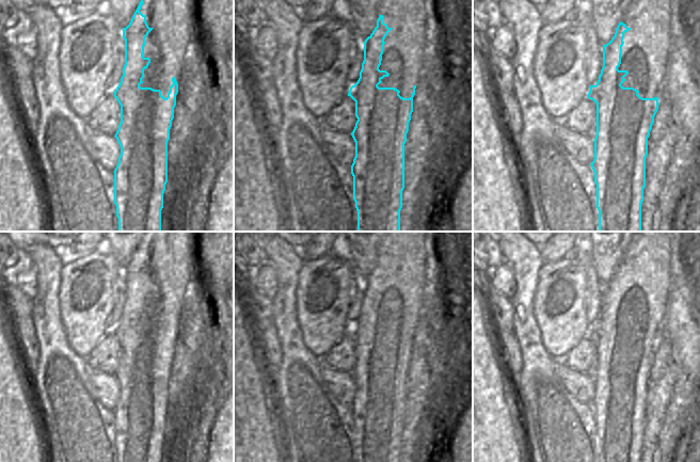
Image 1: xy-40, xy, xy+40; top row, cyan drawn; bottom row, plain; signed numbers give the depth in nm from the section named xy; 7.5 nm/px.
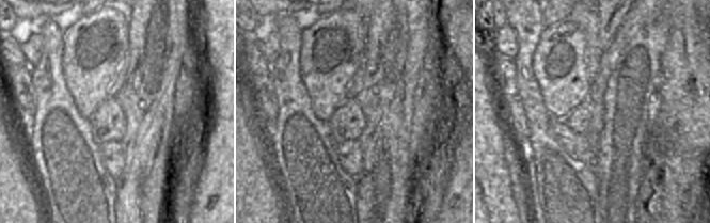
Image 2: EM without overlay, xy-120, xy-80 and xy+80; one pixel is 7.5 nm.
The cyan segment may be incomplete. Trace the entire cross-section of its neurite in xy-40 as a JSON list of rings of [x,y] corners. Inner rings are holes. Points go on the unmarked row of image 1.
[[[141,239],[129,264],[123,267],[125,304],[121,321],[114,330],[114,336],[121,345],[121,362],[114,375],[121,385],[114,409],[114,443],[118,462],[161,462],[163,432],[168,421],[168,381],[178,332],[175,316],[172,317],[173,323],[166,337],[160,329],[140,325],[144,308],[150,302],[149,297],[143,296],[145,277],[154,268],[148,266],[146,255],[140,251],[143,242]]]

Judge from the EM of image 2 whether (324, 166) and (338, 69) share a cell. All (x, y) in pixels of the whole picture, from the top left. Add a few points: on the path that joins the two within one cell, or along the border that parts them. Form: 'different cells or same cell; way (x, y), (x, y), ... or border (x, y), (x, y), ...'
different cells; border (311, 104), (313, 113), (319, 120), (328, 123)

